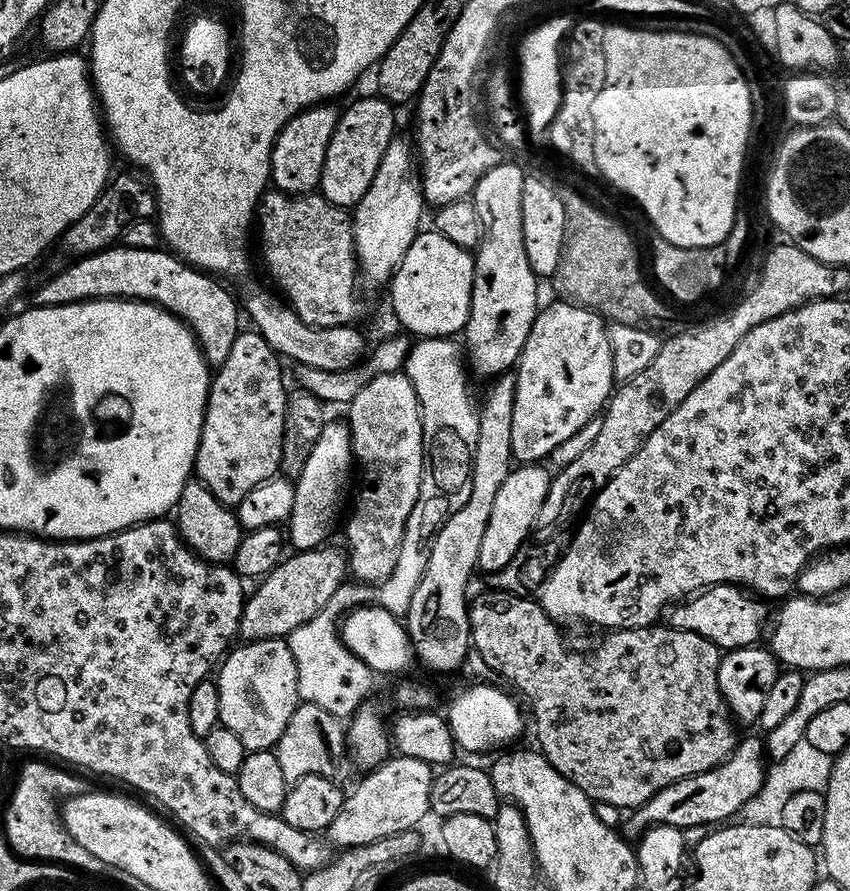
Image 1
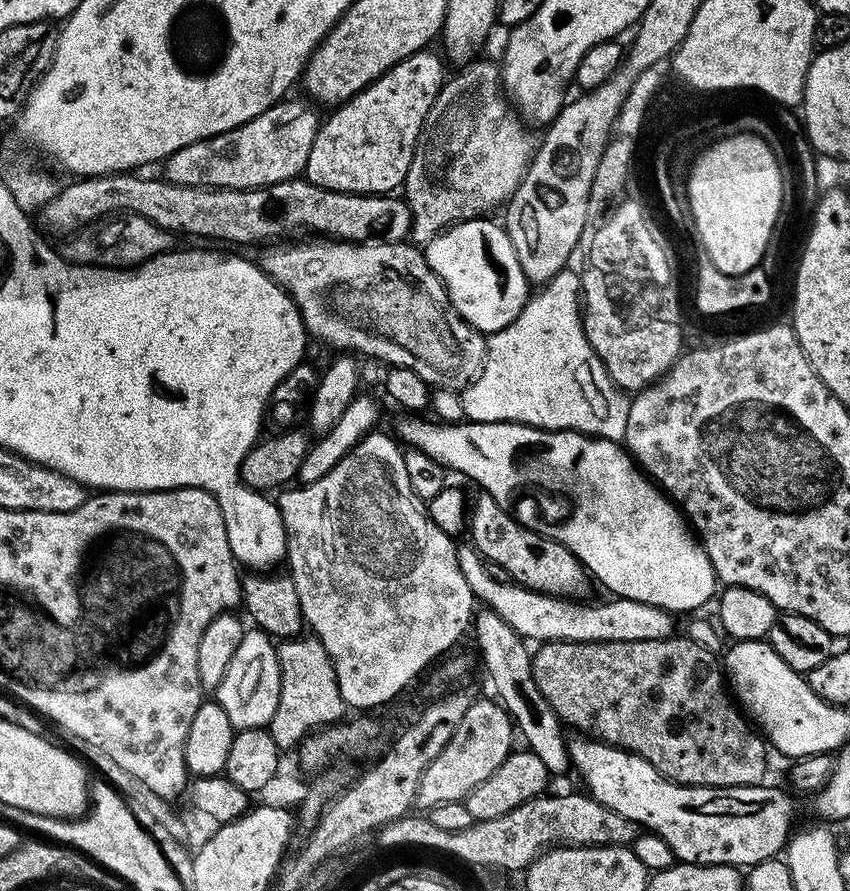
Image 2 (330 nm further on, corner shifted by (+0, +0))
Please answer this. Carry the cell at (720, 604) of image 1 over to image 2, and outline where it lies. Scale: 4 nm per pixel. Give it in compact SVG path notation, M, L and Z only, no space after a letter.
M487 494L477 497L470 504L470 540L489 565L497 564L509 581L528 588L531 592L544 592L547 596L565 598L583 597L580 595L590 585L590 573L569 548L522 526Z

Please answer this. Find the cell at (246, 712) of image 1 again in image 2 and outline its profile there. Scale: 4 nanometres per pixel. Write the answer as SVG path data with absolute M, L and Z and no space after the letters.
M259 630L245 631L242 642L238 642L238 650L214 693L215 703L226 710L233 728L267 728L270 718L274 718L280 697L280 659L276 649L273 637Z

